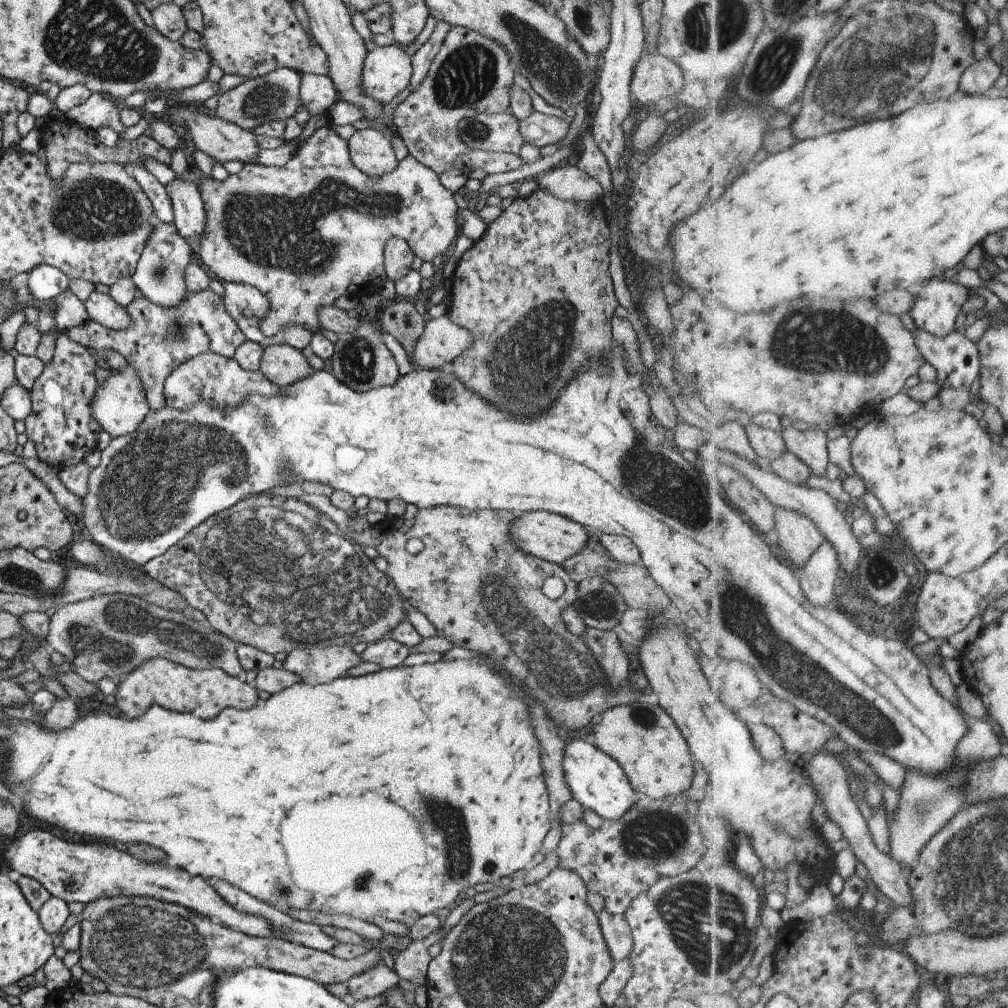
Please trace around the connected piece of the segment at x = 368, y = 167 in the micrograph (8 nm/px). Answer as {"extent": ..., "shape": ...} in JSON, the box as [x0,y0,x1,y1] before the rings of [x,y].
{"extent":[346,130,398,176],"shape":[[[356,130],[346,141],[351,164],[367,176],[389,174],[398,164],[388,138],[381,131]]]}

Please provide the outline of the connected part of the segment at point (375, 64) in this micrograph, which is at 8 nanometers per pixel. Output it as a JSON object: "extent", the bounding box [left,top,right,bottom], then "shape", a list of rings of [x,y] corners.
{"extent":[361,45,411,103],"shape":[[[395,45],[367,51],[361,68],[361,90],[365,96],[387,103],[405,89],[411,78],[410,56]]]}

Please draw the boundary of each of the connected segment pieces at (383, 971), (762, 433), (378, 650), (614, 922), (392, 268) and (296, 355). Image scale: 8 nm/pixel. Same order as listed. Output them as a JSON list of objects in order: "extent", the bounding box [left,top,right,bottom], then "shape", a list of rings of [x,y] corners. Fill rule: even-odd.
[{"extent":[345,962,398,1002],"shape":[[[379,962],[373,968],[367,968],[365,972],[352,976],[345,983],[347,992],[349,992],[348,1002],[356,1000],[365,1000],[379,996],[391,988],[395,988],[398,982],[398,976],[391,965],[385,965]]]},{"extent":[746,422,788,460],"shape":[[[753,422],[746,427],[750,443],[757,451],[758,456],[769,458],[770,460],[783,456],[788,451],[783,435],[779,431],[763,427],[765,426],[757,425]]]},{"extent":[359,636,409,669],"shape":[[[383,636],[381,640],[369,644],[359,655],[360,662],[377,664],[381,669],[401,666],[409,649],[391,637]]]},{"extent":[596,909,632,963],"shape":[[[602,909],[596,916],[611,960],[616,963],[627,959],[631,952],[632,936],[631,929],[621,913],[609,914]]]},{"extent":[383,238,414,282],"shape":[[[389,238],[383,247],[384,271],[386,278],[395,282],[399,278],[405,278],[411,270],[411,260],[414,254],[405,240],[401,238]]]},{"extent":[259,344,313,389],"shape":[[[284,344],[264,347],[259,371],[269,382],[282,389],[313,374],[313,368],[307,364],[301,351]]]}]

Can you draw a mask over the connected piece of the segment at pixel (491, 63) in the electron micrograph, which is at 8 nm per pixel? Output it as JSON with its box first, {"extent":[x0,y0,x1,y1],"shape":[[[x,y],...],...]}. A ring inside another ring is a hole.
{"extent":[393,28,522,175],"shape":[[[449,28],[439,52],[425,72],[421,86],[409,93],[393,112],[393,126],[404,142],[408,155],[435,174],[451,170],[465,173],[483,170],[488,175],[519,168],[522,161],[516,154],[473,150],[467,148],[457,136],[457,122],[462,118],[480,112],[508,111],[513,72],[510,58],[500,44],[468,28]]]}

